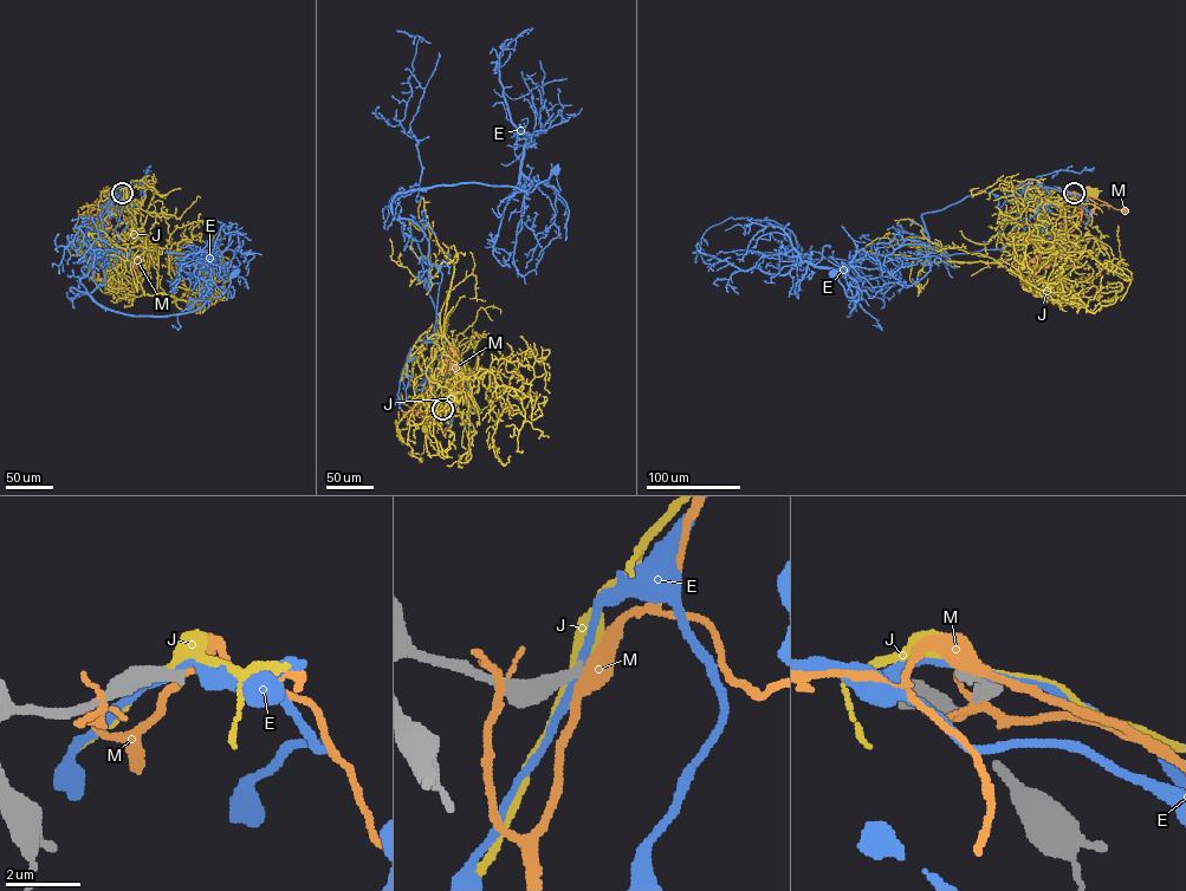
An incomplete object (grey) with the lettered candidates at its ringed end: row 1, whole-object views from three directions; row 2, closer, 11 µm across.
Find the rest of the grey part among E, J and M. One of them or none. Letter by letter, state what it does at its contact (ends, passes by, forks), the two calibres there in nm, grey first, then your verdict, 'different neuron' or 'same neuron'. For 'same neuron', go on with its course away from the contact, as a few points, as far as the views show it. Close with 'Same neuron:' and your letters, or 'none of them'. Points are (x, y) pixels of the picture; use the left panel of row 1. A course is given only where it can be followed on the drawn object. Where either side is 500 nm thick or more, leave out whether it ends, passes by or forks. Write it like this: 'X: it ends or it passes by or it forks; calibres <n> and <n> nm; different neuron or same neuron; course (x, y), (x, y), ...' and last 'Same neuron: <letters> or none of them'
E: it passes by; calibres 400 and 190 nm; different neuron
J: it passes by; calibres 440 and 280 nm; different neuron
M: it passes by; calibres 360 and 400 nm; different neuron
Same neuron: none of them

